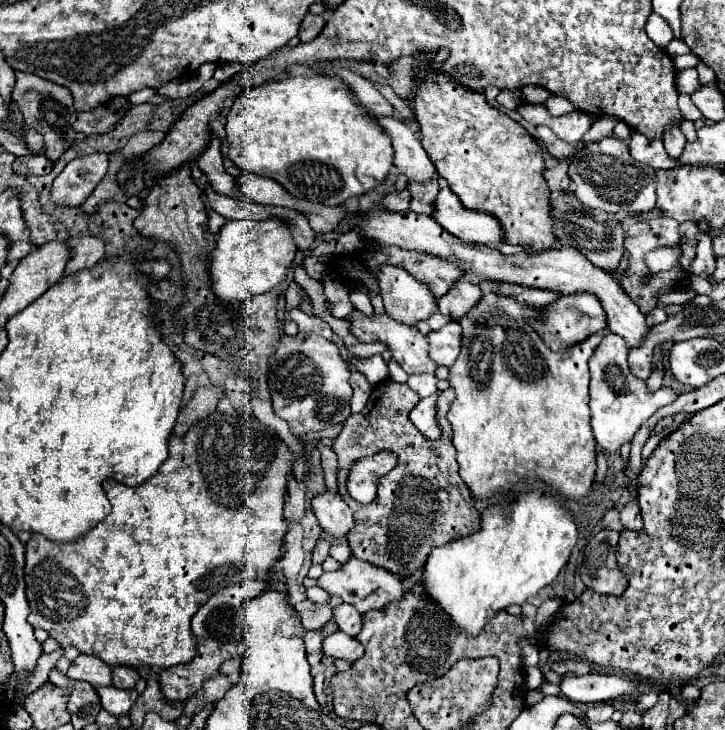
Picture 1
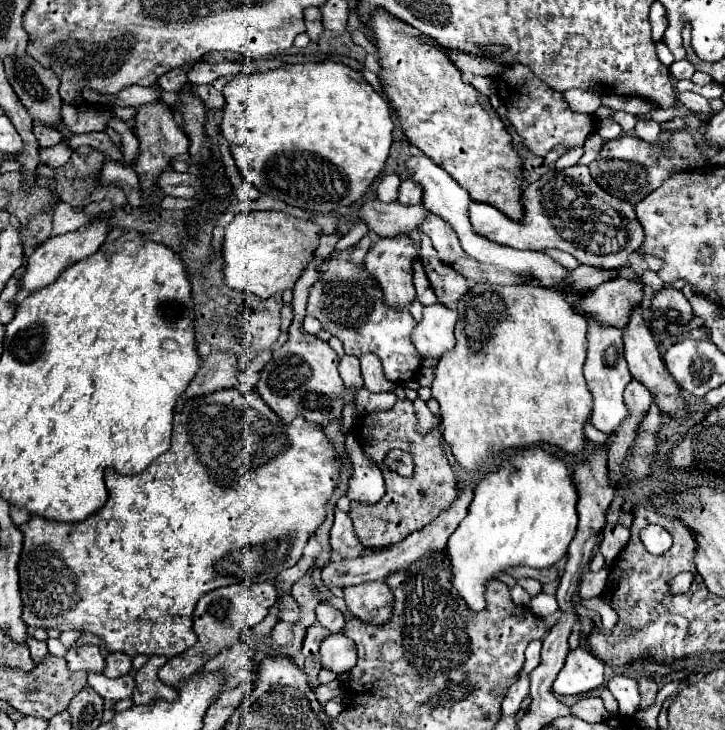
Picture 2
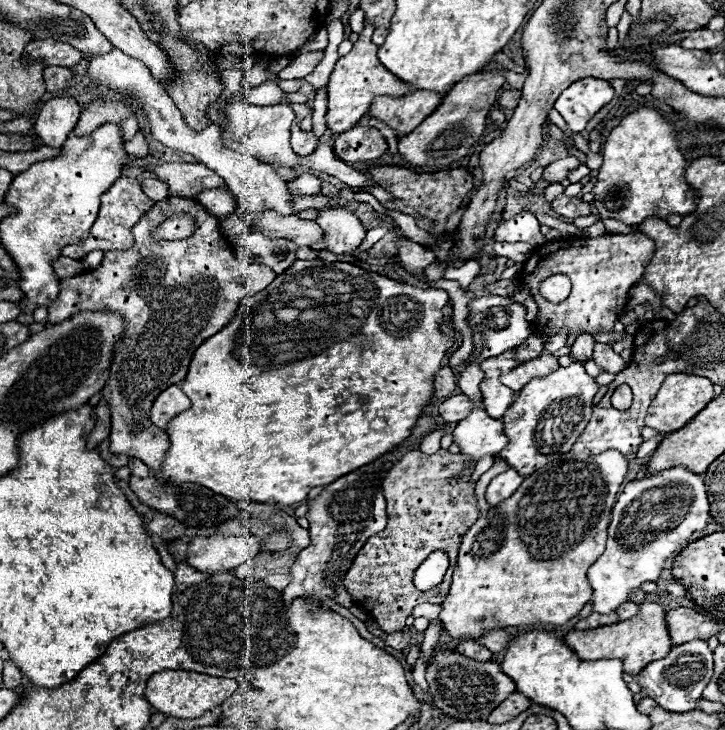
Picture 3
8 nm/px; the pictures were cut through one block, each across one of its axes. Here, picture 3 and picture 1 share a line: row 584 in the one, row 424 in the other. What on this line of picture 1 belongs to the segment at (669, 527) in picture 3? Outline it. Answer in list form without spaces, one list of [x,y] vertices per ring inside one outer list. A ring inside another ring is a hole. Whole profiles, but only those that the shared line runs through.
[[[606,332],[596,352],[590,358],[590,410],[592,410],[592,430],[598,446],[606,452],[618,450],[624,442],[630,442],[638,428],[662,406],[676,400],[672,388],[660,388],[656,394],[648,394],[646,382],[638,380],[628,368],[628,346],[620,336]]]

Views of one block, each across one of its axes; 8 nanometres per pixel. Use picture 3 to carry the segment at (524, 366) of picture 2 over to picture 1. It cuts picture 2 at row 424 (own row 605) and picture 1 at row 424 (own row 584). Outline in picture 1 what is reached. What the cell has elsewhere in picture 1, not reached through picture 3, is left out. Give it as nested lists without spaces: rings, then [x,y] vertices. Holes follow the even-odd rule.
[[[488,292],[482,294],[472,312],[458,320],[462,326],[462,352],[450,366],[448,382],[456,392],[456,398],[446,418],[452,426],[452,444],[456,448],[460,476],[474,496],[490,498],[518,480],[530,478],[544,480],[568,498],[582,498],[594,482],[596,440],[590,428],[588,360],[600,344],[602,334],[588,336],[568,350],[552,352],[542,342],[540,334],[528,324],[528,318],[538,320],[540,314],[538,308]]]

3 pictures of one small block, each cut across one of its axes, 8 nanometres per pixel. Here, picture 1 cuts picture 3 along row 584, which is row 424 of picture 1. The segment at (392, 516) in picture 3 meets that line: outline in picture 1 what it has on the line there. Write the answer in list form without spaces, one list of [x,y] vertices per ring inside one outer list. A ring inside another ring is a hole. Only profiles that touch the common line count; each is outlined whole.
[[[384,380],[374,386],[366,408],[348,416],[342,432],[334,440],[334,452],[338,454],[338,488],[342,500],[352,508],[356,526],[348,534],[350,550],[356,558],[366,560],[392,574],[410,576],[422,570],[428,554],[450,540],[468,536],[478,530],[480,514],[474,506],[472,494],[458,476],[458,464],[452,446],[450,422],[446,420],[448,406],[454,400],[452,388],[440,393],[436,402],[436,422],[442,429],[438,440],[428,440],[408,418],[410,410],[418,404],[418,394],[406,384]],[[380,450],[392,450],[398,454],[398,466],[380,478],[380,486],[374,502],[360,504],[352,500],[346,488],[350,466]]]

